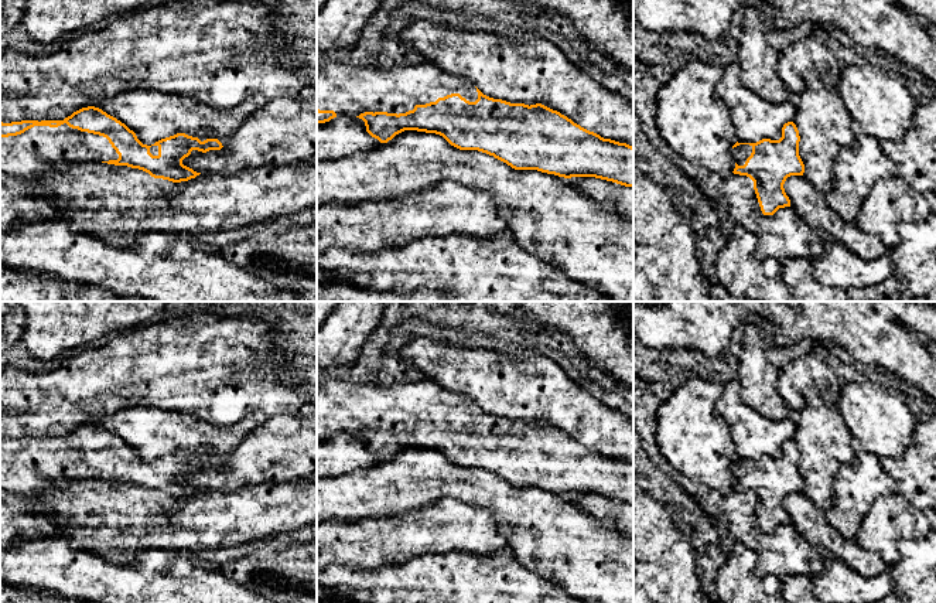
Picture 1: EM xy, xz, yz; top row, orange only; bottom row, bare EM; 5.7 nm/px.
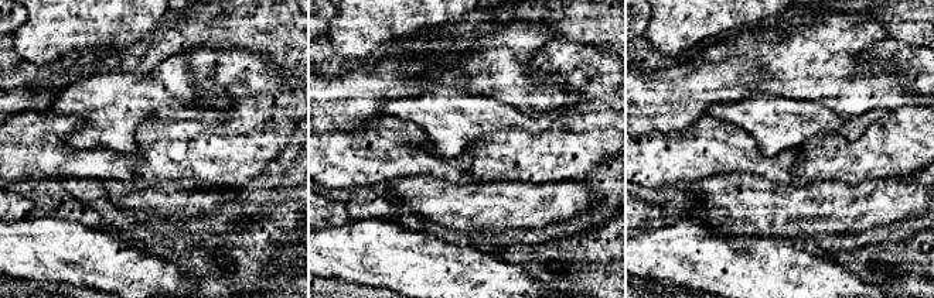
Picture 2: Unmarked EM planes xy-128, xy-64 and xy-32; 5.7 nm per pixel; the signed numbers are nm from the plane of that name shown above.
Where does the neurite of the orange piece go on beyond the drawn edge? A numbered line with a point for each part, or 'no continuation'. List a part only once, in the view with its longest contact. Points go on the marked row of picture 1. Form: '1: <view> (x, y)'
1: xy (40, 149)

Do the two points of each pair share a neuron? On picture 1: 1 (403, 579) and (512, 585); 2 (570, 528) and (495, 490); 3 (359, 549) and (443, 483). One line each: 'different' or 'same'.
1: same
2: same
3: different

